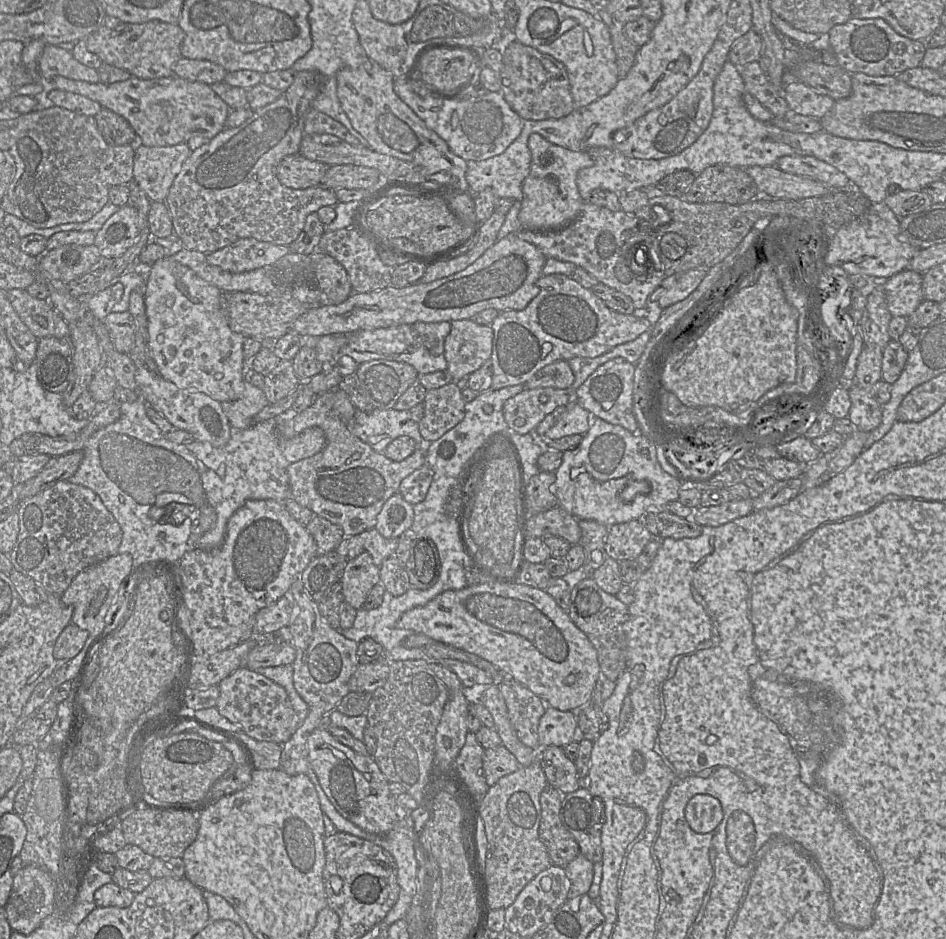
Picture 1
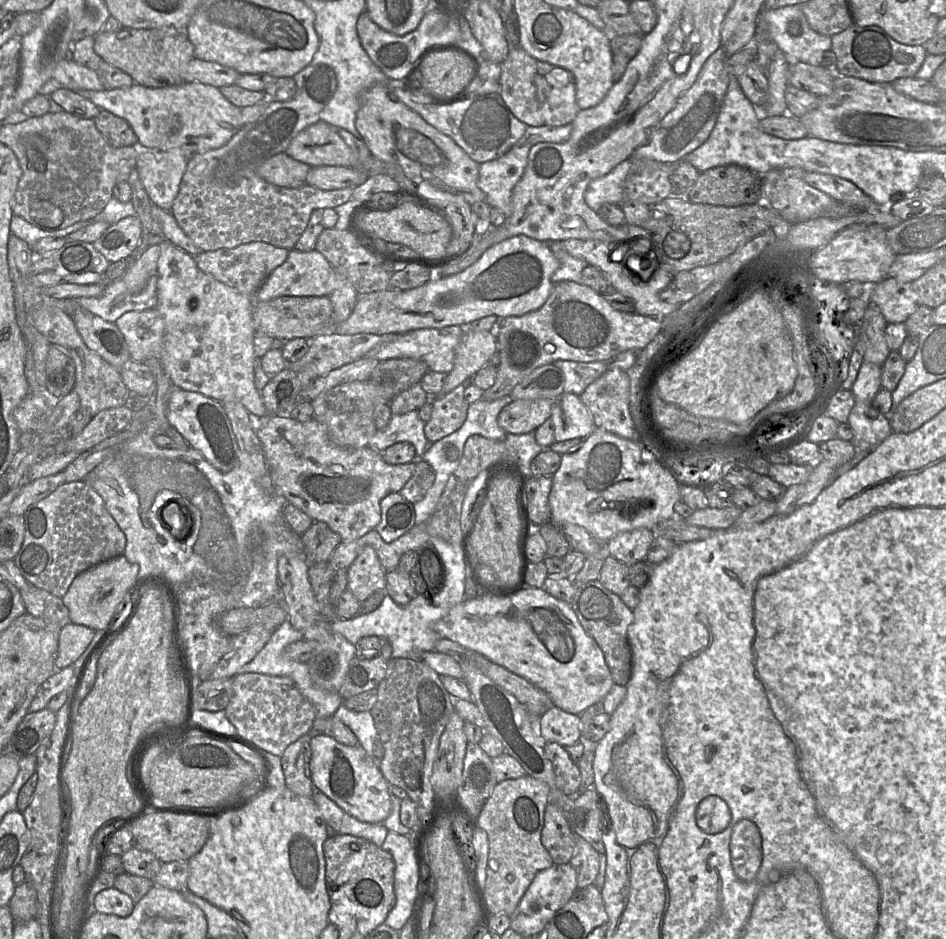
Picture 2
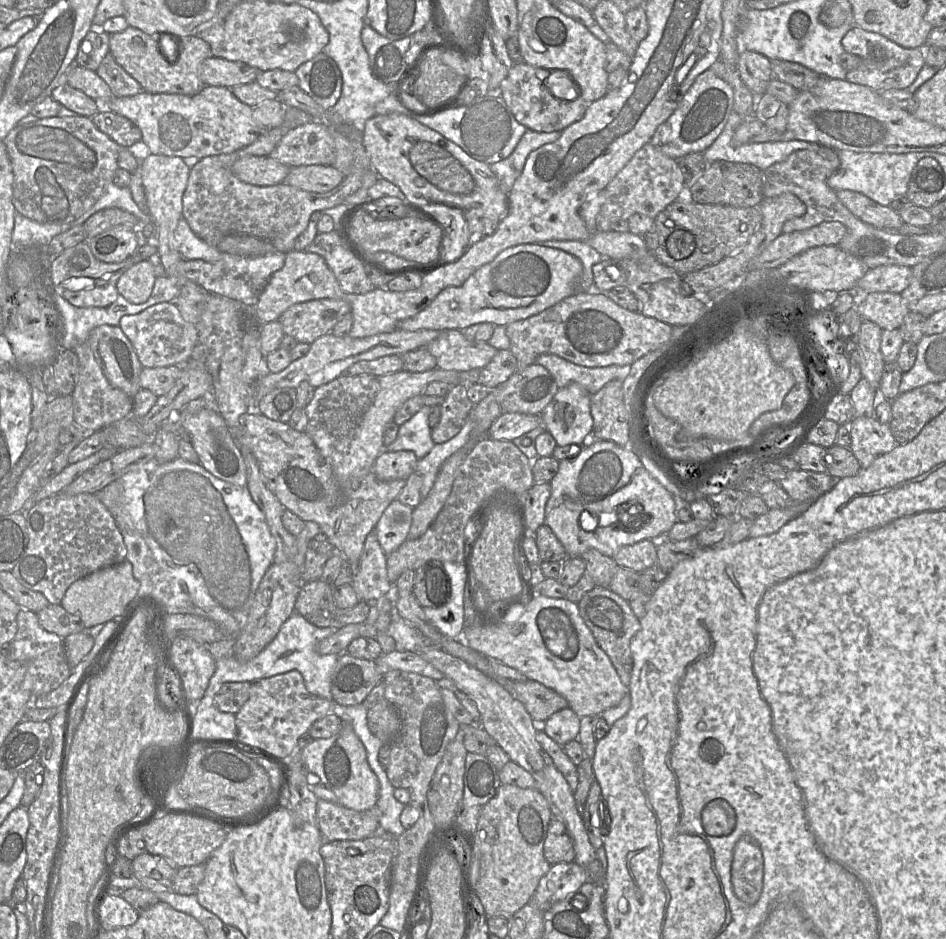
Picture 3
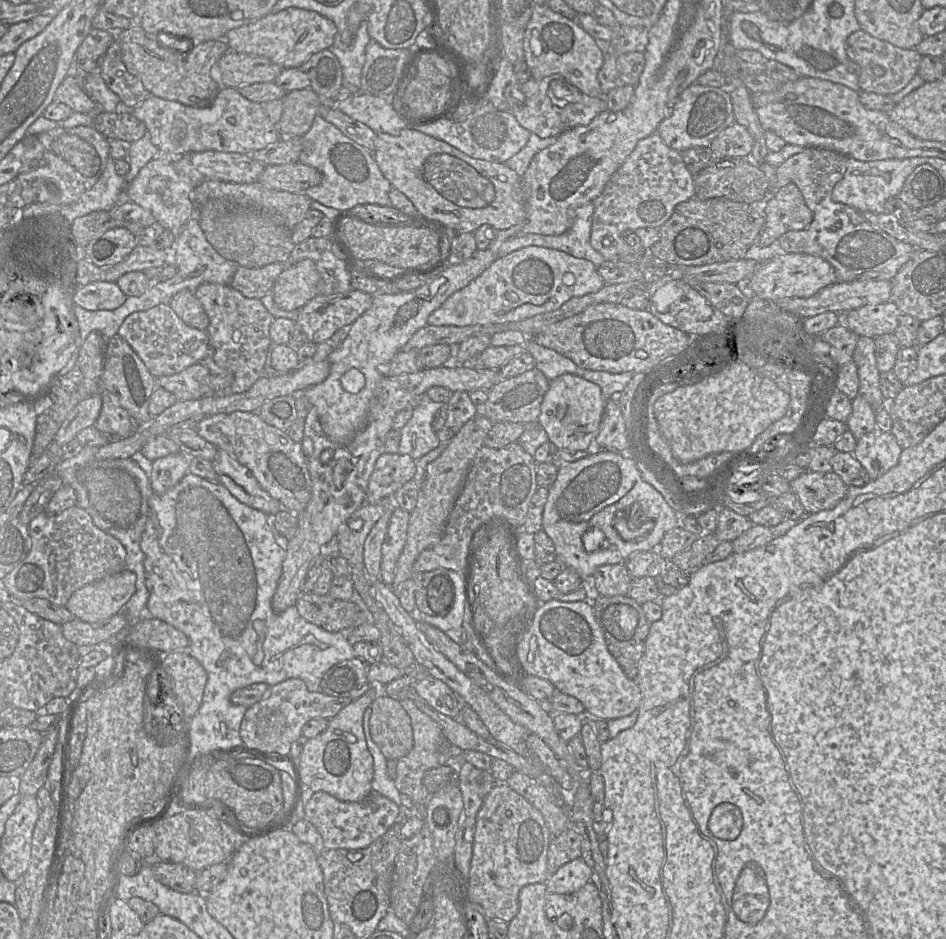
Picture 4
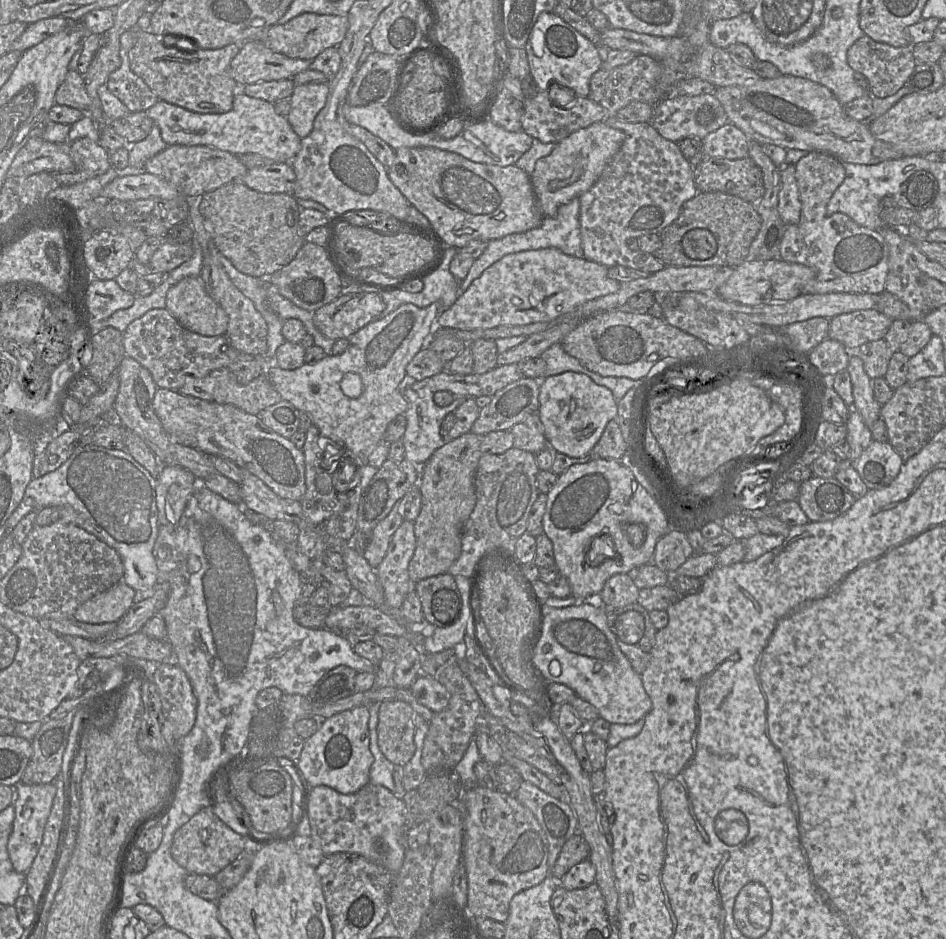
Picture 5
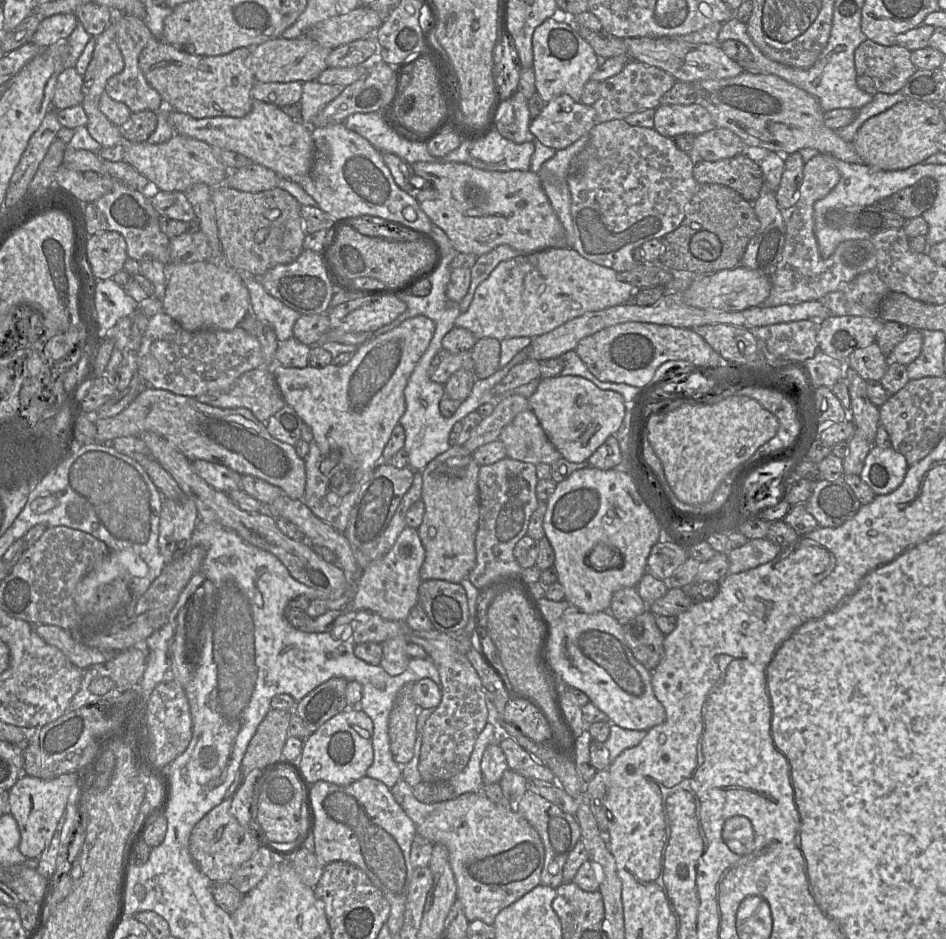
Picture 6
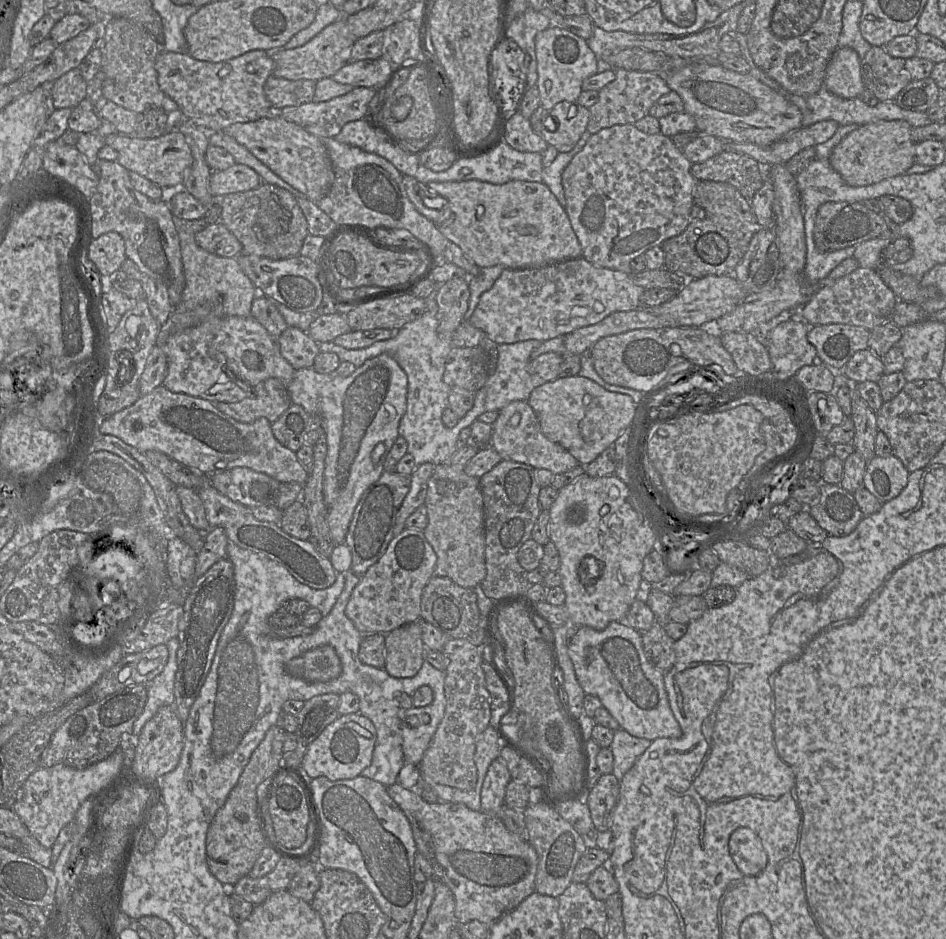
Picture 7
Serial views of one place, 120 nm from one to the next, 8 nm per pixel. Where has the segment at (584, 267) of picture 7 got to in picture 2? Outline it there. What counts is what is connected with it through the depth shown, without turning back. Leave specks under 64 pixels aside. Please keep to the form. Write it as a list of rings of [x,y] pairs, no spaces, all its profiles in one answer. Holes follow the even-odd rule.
[[[516,235],[489,247],[475,263],[459,273],[443,277],[434,276],[422,286],[409,290],[388,288],[358,295],[349,318],[340,323],[331,321],[329,331],[324,332],[335,334],[403,334],[423,328],[468,325],[472,321],[489,315],[496,315],[499,318],[522,316],[539,309],[546,302],[554,286],[551,276],[558,267],[559,261],[548,247],[547,242],[526,235]]]

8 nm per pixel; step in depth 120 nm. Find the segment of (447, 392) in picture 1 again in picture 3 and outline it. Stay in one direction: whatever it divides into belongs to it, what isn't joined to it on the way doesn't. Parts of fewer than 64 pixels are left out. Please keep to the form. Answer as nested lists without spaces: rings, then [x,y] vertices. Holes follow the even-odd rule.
[[[481,369],[460,372],[461,382],[450,387],[448,394],[440,404],[441,418],[431,429],[431,437],[435,444],[444,443],[456,436],[475,406],[468,398],[468,386],[480,384]]]

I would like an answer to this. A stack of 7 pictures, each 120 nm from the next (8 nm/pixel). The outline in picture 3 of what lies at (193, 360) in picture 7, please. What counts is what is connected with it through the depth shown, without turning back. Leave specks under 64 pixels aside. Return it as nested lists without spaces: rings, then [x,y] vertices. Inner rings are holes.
[[[162,302],[120,319],[120,328],[131,341],[144,368],[183,366],[198,343],[197,327],[183,319],[174,302]]]

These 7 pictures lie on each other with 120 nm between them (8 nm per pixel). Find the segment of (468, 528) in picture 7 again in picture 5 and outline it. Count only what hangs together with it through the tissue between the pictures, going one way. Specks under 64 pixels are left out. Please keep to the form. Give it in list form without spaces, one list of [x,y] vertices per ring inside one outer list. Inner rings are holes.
[[[471,431],[465,433],[437,449],[430,459],[420,467],[417,485],[421,492],[422,505],[420,514],[414,521],[416,548],[408,566],[409,577],[414,583],[448,573],[450,566],[460,556],[462,529],[476,504],[474,478],[478,461],[482,455],[480,451],[482,437]]]

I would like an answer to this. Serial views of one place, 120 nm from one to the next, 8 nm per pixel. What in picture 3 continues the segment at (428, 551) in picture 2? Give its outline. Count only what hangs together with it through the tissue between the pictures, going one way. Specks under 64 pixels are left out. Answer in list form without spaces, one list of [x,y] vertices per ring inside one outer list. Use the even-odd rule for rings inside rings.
[[[429,561],[415,570],[413,594],[422,607],[438,608],[451,595],[451,580],[442,562]]]

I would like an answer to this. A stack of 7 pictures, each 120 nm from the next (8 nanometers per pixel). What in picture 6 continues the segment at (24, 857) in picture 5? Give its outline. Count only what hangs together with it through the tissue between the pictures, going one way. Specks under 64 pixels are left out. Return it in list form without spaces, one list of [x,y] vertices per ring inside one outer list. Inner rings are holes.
[[[85,771],[62,774],[53,779],[40,779],[22,774],[9,790],[10,814],[16,819],[20,831],[19,850],[27,858],[39,858],[49,845],[59,819],[66,810],[70,791],[74,785],[79,789]]]

